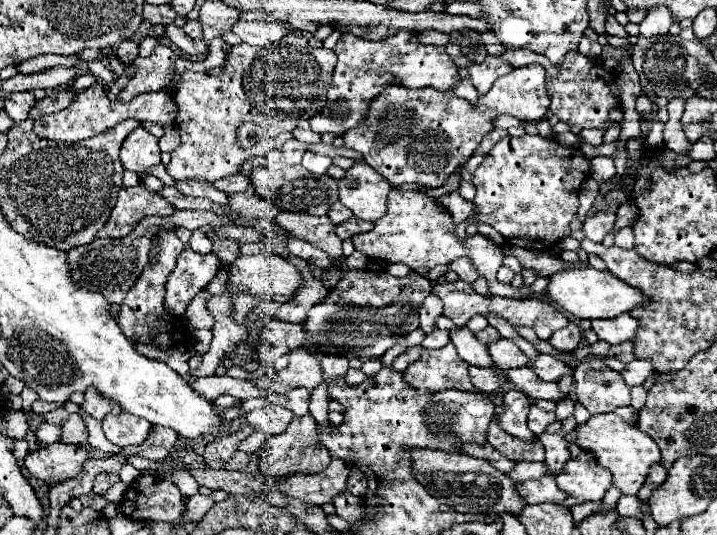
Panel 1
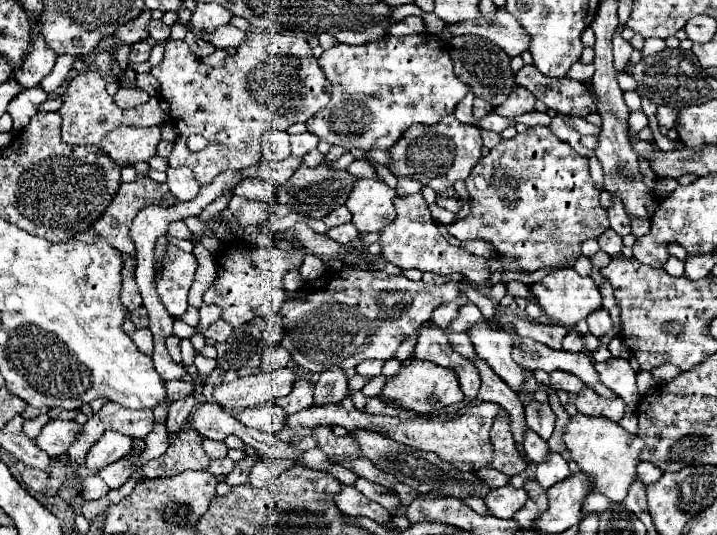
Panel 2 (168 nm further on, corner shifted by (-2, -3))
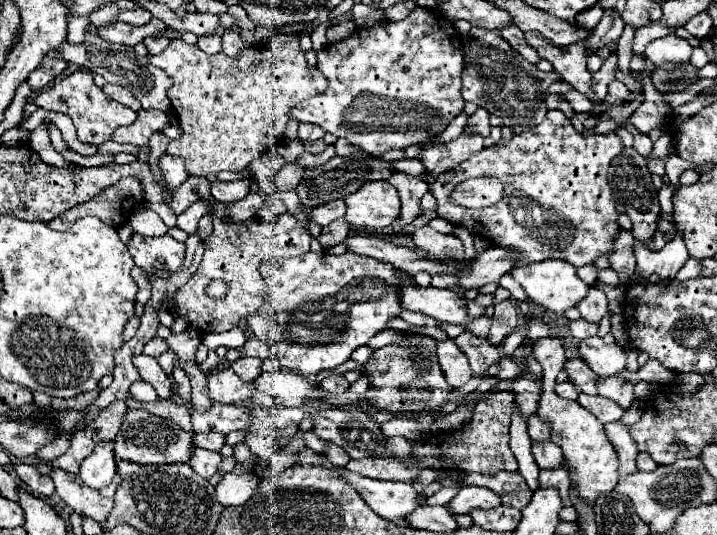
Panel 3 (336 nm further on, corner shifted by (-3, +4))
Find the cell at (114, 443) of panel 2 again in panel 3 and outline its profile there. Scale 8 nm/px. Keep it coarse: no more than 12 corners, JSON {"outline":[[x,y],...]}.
{"outline":[[113,443],[81,463],[81,481],[103,489],[115,477]]}

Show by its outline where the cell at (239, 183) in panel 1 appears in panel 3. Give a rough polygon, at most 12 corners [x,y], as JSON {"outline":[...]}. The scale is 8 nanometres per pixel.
{"outline":[[285,165],[275,175],[279,191],[295,189],[303,177],[303,167]]}

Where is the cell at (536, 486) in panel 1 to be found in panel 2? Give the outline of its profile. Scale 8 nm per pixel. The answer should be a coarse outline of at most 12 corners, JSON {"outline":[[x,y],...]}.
{"outline":[[502,486],[486,496],[496,518],[512,518],[526,504],[526,490]]}

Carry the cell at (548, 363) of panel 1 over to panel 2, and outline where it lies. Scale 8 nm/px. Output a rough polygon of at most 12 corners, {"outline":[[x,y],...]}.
{"outline":[[550,372],[556,390],[578,394],[584,386],[574,374]]}

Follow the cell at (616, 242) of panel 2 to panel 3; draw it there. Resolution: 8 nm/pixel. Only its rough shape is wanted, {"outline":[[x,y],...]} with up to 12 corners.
{"outline":[[629,231],[615,239],[611,269],[621,281],[635,271],[635,239]]}

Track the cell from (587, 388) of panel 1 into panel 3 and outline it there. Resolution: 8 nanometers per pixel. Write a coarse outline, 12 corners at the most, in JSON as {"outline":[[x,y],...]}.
{"outline":[[601,395],[577,399],[601,423],[619,421],[623,409]]}

